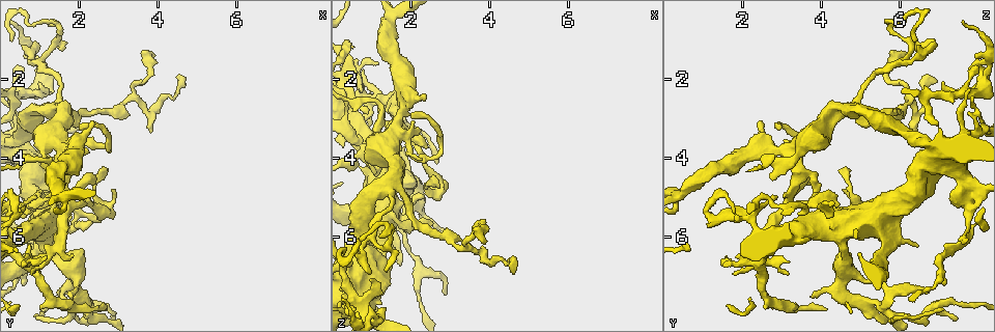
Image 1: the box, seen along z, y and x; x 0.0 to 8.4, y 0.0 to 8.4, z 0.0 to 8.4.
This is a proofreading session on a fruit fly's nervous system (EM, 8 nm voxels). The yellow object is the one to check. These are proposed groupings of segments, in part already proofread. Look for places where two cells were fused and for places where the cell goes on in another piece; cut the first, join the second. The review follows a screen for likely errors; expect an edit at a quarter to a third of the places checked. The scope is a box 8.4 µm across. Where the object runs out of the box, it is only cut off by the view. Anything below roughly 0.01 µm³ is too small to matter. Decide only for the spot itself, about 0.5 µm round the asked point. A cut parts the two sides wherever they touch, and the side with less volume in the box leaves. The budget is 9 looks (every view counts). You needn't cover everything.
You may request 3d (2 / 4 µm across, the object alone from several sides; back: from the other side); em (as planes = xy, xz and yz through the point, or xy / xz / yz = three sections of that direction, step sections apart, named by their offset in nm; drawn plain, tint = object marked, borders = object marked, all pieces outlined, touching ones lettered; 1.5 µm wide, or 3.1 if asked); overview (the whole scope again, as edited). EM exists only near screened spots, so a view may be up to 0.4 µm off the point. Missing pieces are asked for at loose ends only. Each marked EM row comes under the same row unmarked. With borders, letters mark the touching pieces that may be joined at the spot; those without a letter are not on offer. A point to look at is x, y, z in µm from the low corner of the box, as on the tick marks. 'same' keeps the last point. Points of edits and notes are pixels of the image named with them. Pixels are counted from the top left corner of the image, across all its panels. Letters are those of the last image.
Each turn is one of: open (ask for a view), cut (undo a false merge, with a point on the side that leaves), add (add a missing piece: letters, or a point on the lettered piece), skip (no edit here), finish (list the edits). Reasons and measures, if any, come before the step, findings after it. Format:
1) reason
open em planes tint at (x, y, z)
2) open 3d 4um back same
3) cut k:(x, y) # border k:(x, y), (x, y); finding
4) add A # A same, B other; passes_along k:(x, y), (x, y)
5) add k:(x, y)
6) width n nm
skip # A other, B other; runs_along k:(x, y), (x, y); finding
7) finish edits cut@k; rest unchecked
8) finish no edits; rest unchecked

thin end
open em planes borders at (2.85, 4.80, 4.60)

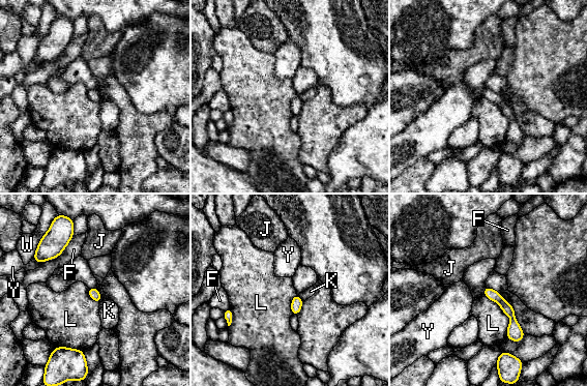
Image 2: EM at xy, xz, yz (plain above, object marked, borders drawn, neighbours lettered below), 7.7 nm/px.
skip # F other, J other, K other, L other, W other, Y other; runs_along 2:(487, 290), (509, 310), (517, 339); none of them fits

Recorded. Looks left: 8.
touches itself
open 3d 2um at (1.55, 3.70, 3.35)

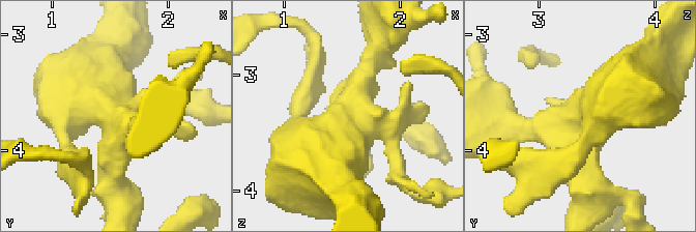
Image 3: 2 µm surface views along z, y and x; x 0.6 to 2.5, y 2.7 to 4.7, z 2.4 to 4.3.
open em yz step 4 tint at (1.56, 3.72, 3.40)

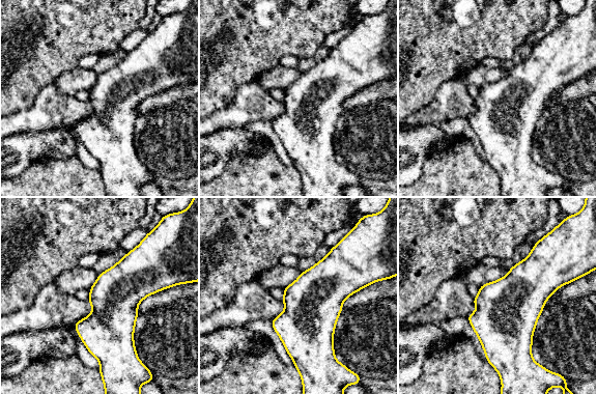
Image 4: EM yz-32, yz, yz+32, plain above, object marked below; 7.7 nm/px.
open em planes borders same

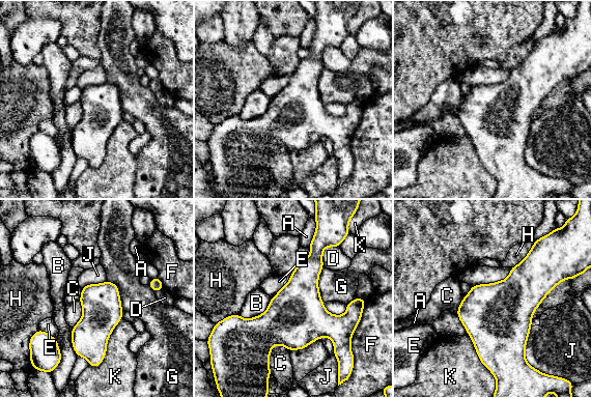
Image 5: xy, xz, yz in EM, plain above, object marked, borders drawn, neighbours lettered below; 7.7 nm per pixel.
longest_contact K 460 nm
skip # A other, B other, C other, D other, E other, F other, G other, H other, J other, K other; border 5:(572, 278), (562, 280), (531, 319); continuous, no second cell

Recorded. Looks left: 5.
three-way junction
open 3d 4um back at (3.40, 2.45, 6.25)

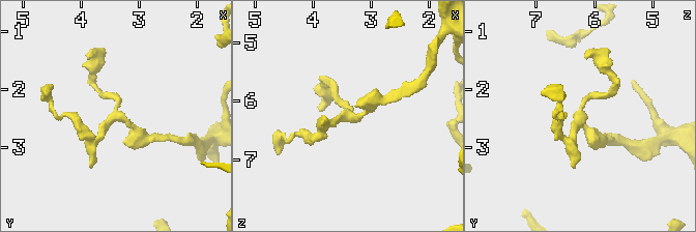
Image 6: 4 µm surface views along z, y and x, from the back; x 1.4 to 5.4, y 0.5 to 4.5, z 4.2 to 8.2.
need the tissue
open em planes borders at (3.40, 2.50, 6.30)

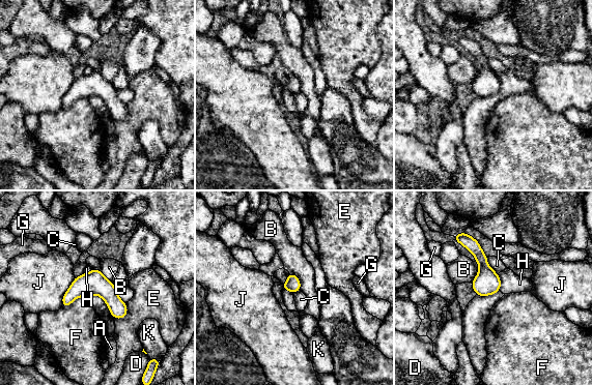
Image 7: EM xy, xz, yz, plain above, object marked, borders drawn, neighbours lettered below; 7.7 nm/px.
width 120 nm
skip # A other, B other, C other, D other, E other, F other, G other, H other, J other, K other; runs_along 7:(64, 299), (100, 289), (123, 313); continuous, no second cell

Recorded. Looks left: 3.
free end
open em planes borders at (1.05, 5.70, 7.90)

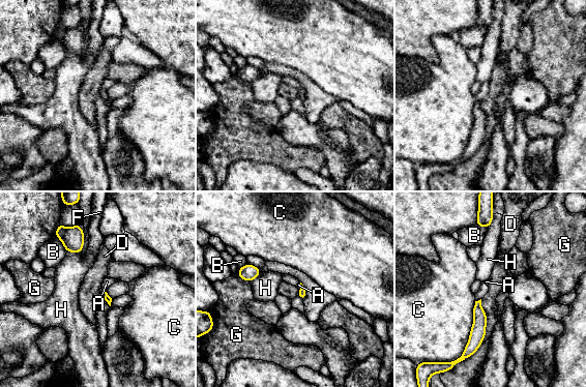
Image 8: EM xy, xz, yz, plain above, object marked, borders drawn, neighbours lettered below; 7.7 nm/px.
skip # A other, B other, C other, D other, F other, G other, H other; runs_along 8:(478, 303), (478, 331), (473, 347); none of them fits

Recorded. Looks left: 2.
finish no edits; rest unchecked

